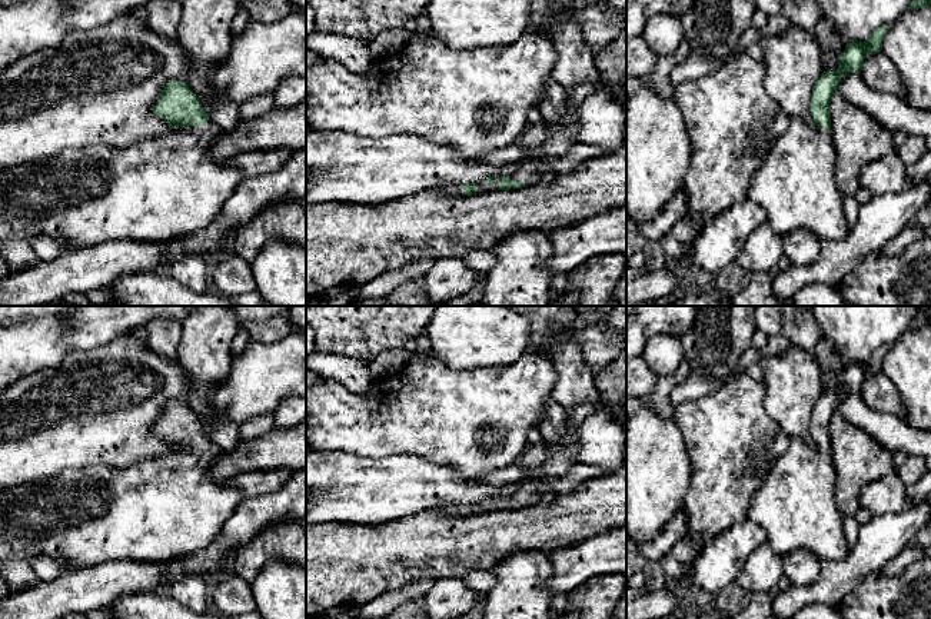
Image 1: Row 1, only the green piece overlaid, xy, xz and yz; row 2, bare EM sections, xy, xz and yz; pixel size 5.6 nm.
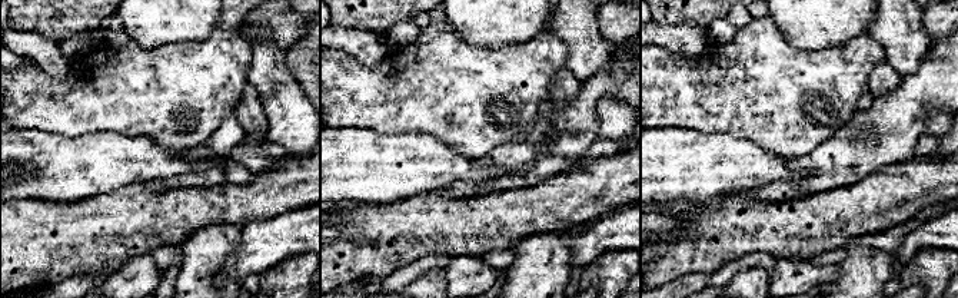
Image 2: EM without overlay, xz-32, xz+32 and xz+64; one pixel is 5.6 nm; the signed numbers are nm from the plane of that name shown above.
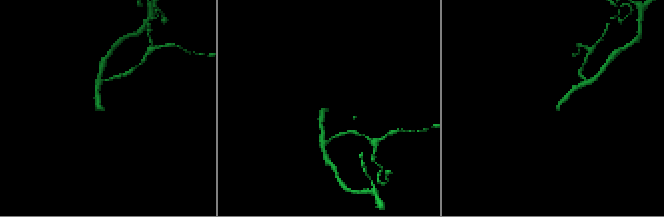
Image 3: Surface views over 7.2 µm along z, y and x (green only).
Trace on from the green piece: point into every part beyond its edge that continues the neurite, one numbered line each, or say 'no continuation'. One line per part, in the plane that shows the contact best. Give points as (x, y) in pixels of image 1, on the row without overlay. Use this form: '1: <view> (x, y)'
1: xz (512, 481)

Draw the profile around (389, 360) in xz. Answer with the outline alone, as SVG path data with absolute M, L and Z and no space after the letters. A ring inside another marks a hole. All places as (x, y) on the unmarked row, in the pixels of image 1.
M405 349L383 350L372 363L369 363L369 373L372 380L382 379L398 370L410 353Z

